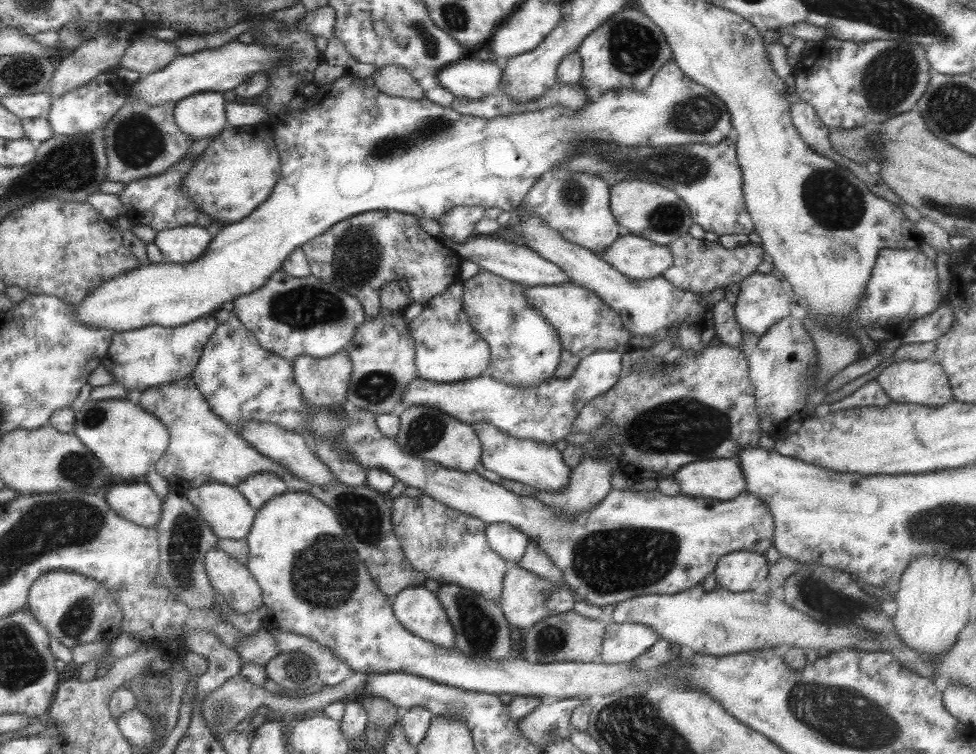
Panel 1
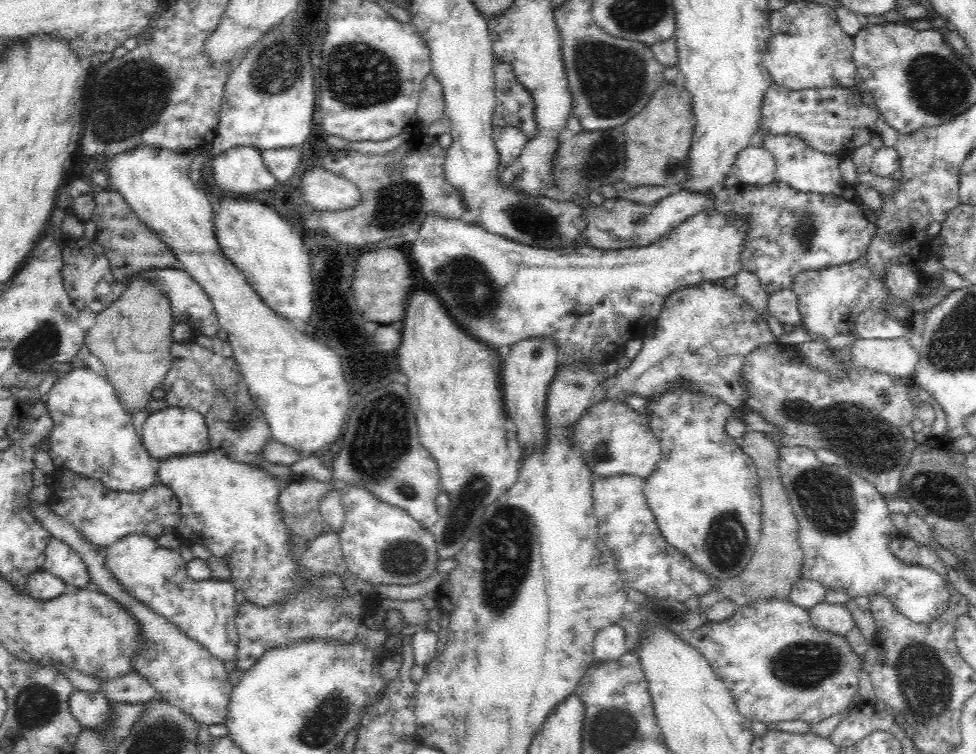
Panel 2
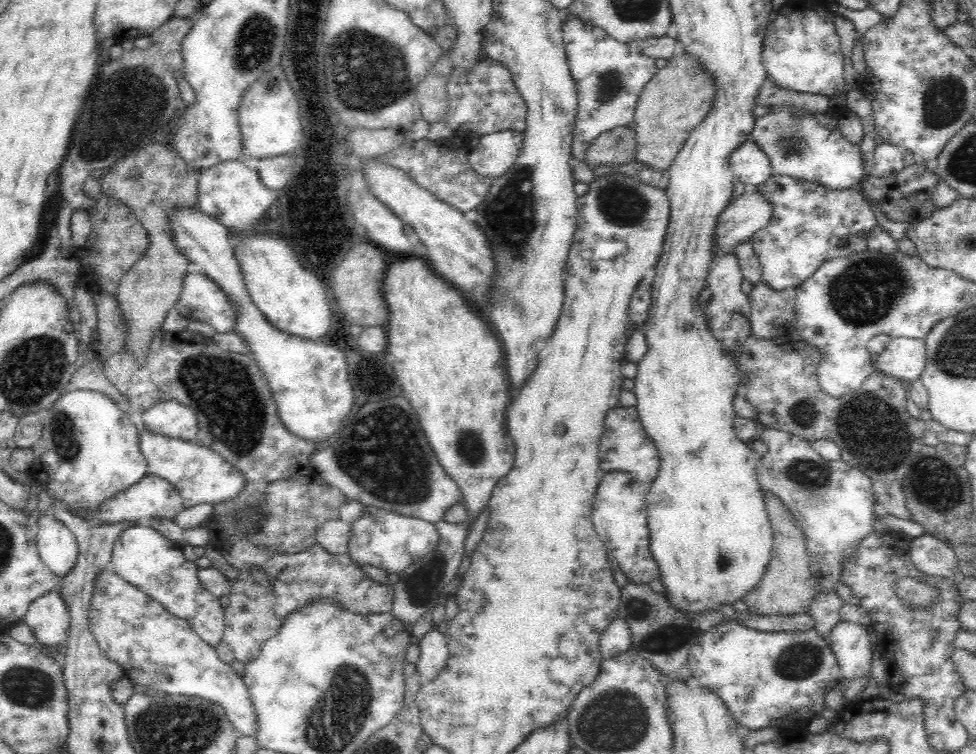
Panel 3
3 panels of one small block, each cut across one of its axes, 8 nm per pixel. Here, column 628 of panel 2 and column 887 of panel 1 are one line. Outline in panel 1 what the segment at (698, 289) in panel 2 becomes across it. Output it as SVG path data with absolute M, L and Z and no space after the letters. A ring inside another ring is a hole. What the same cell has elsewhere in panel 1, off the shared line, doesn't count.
M934 358L893 360L875 379L894 403L937 407L955 400L948 375Z

